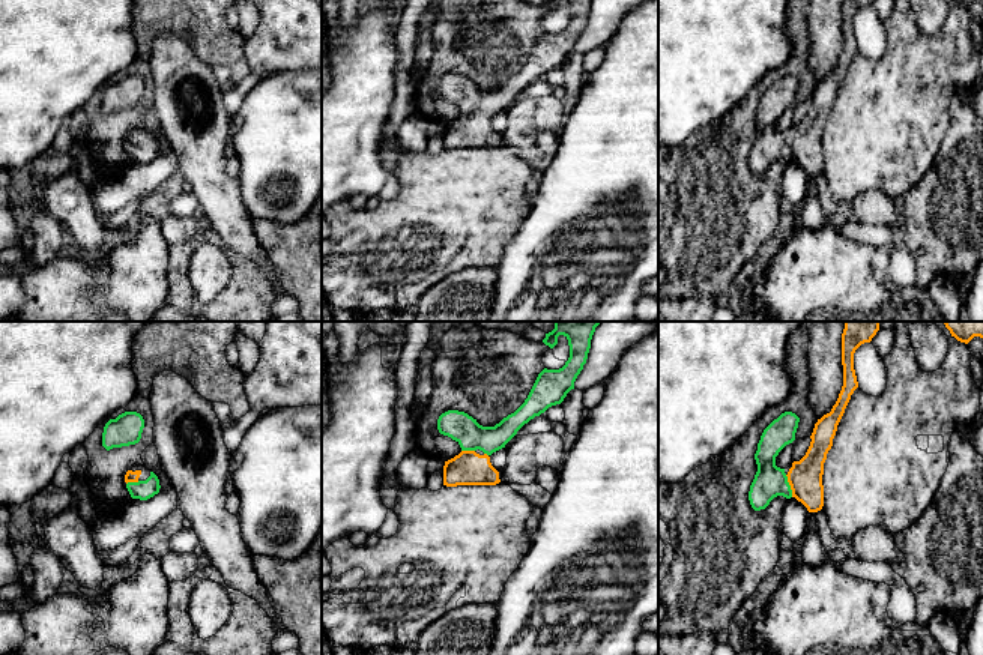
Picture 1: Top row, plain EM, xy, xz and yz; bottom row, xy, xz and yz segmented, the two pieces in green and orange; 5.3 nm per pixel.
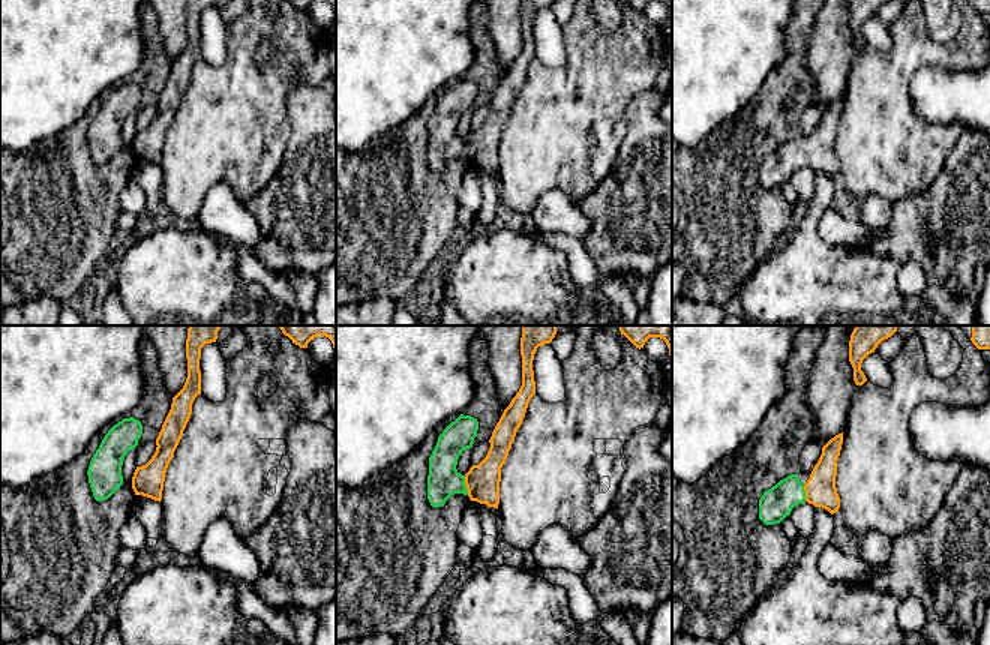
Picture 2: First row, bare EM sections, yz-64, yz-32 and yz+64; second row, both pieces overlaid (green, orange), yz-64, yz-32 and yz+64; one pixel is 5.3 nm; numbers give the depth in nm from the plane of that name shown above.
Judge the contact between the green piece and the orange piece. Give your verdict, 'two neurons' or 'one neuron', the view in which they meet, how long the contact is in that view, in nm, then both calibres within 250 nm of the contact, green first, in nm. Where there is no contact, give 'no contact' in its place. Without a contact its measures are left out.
one neuron | yz | 130 nm | 180/180 nm

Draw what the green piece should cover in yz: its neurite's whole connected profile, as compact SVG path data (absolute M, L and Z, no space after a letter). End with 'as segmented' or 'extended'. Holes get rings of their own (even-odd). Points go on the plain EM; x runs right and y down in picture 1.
M842 0L843 50L831 75L815 87L812 105L806 119L794 125L786 137L776 129L776 120L795 104L800 81L792 75L782 77L762 96L755 123L758 135L750 149L749 164L755 174L765 173L770 165L783 159L795 161L809 176L818 176L824 170L824 126L833 110L837 89L845 77L851 59L858 51L854 17L873 0Z; extended

